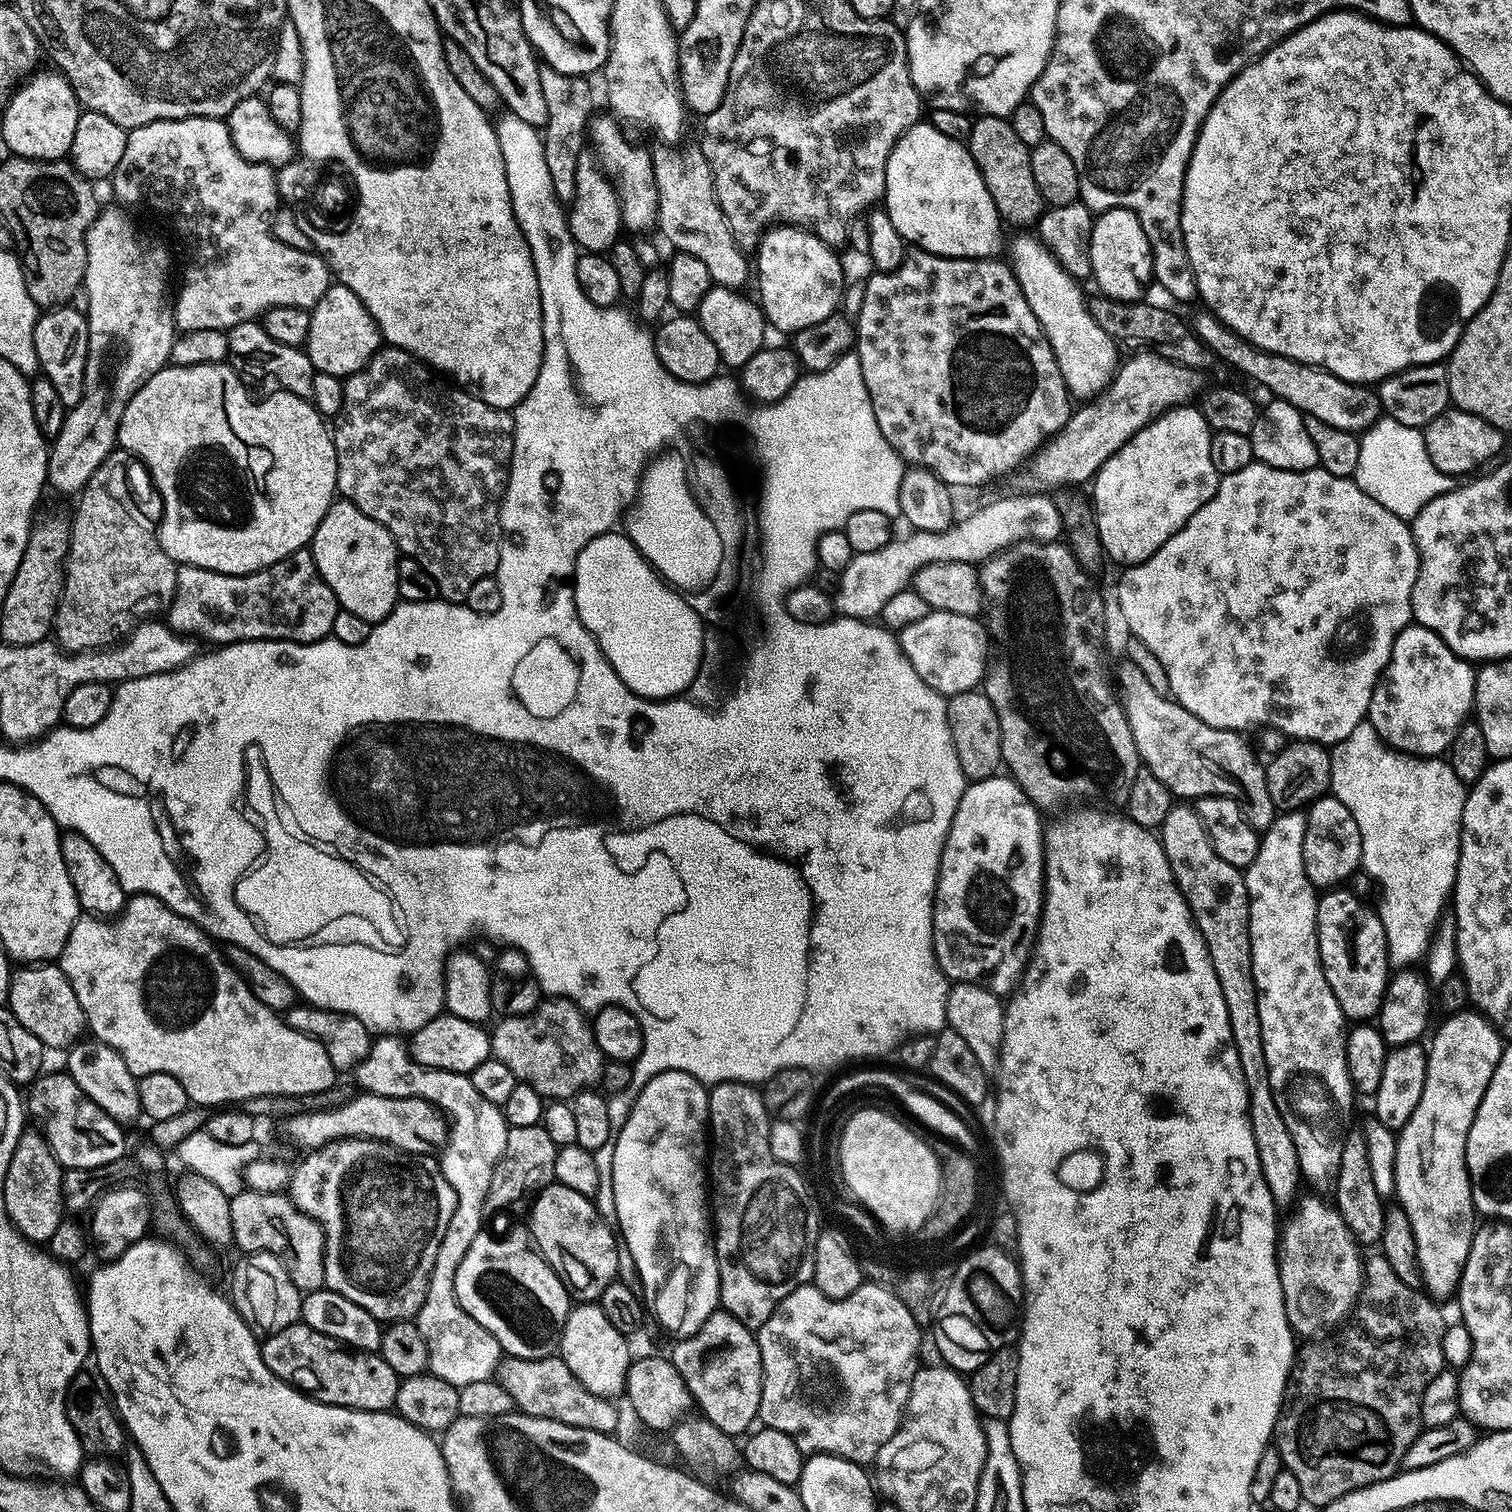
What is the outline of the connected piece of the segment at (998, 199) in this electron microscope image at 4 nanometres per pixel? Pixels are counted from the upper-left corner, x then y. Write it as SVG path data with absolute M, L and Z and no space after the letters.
M977 115L973 120L976 121L968 132L966 147L986 182L986 190L990 190L990 198L994 198L994 206L1001 221L1005 225L1035 225L1046 205L1042 194L1038 194L1037 184L1034 183L1034 170L1030 170L1031 151L1014 134L1010 119Z

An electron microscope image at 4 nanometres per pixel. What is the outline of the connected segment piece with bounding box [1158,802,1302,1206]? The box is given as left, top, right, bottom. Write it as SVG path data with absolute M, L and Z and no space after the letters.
M1177 803L1166 814L1158 829L1160 844L1172 867L1172 879L1186 898L1206 942L1214 962L1214 974L1218 974L1218 986L1222 986L1222 998L1226 998L1226 1014L1230 1014L1230 1030L1234 1034L1234 1046L1238 1046L1238 1062L1242 1062L1242 1074L1248 1087L1248 1117L1254 1130L1254 1146L1258 1146L1258 1162L1262 1162L1266 1186L1270 1186L1270 1194L1278 1206L1291 1205L1301 1191L1302 1177L1294 1138L1290 1138L1290 1130L1286 1130L1286 1121L1278 1111L1270 1090L1270 1070L1266 1066L1266 1050L1262 1046L1262 1022L1258 1022L1244 872L1218 858L1202 826L1202 818L1195 807L1188 805L1187 808L1184 804L1187 803Z

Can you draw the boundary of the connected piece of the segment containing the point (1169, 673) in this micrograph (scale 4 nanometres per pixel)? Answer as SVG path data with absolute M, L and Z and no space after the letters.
M1254 462L1250 466L1242 466L1242 470L1234 470L1234 474L1221 476L1220 485L1214 494L1214 498L1210 498L1210 502L1206 502L1206 506L1198 509L1186 522L1186 526L1182 526L1182 530L1178 530L1178 534L1171 536L1150 559L1142 561L1140 564L1125 567L1121 571L1124 573L1121 574L1120 581L1116 584L1116 600L1120 603L1120 612L1124 615L1124 620L1128 623L1129 630L1132 631L1131 635L1135 639L1142 641L1146 646L1150 646L1150 651L1154 653L1154 658L1158 658L1158 662L1162 662L1162 670L1166 670L1166 678L1170 678L1171 699L1175 700L1176 703L1183 706L1186 710L1190 710L1190 714L1194 714L1194 718L1198 718L1215 728L1231 728L1233 730L1260 727L1260 729L1263 729L1267 726L1269 729L1283 732L1285 737L1292 740L1312 740L1315 744L1331 746L1342 742L1342 738L1346 738L1354 730L1354 726L1365 723L1368 707L1370 706L1370 698L1374 694L1376 683L1381 680L1385 668L1388 667L1394 642L1398 638L1400 631L1413 623L1412 591L1414 590L1414 582L1418 578L1419 569L1420 555L1412 537L1409 521L1390 514L1390 510L1386 510L1386 506L1378 506L1378 502L1374 502L1374 498L1370 498L1370 494L1362 491L1356 484L1355 479L1347 476L1335 476L1319 466L1310 470L1295 472L1294 470L1278 470L1274 466L1266 466L1265 464Z

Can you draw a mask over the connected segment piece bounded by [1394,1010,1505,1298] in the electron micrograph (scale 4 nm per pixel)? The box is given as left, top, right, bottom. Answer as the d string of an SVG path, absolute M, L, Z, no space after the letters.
M1479 1010L1453 1011L1444 1017L1446 1018L1441 1022L1440 1029L1432 1036L1432 1048L1430 1044L1430 1047L1427 1049L1426 1086L1422 1086L1422 1098L1418 1098L1418 1106L1414 1106L1414 1114L1410 1114L1410 1122L1406 1122L1406 1126L1399 1129L1396 1136L1396 1192L1394 1196L1396 1200L1400 1199L1399 1207L1406 1214L1406 1218L1410 1218L1410 1226L1414 1230L1414 1242L1418 1242L1418 1260L1420 1262L1420 1272L1424 1278L1423 1285L1426 1287L1427 1295L1433 1298L1448 1296L1451 1292L1453 1295L1457 1291L1460 1285L1460 1275L1464 1273L1464 1263L1470 1254L1472 1240L1476 1236L1478 1213L1472 1201L1472 1187L1470 1186L1470 1178L1468 1177L1466 1150L1464 1147L1466 1146L1466 1138L1470 1134L1470 1126L1474 1122L1474 1114L1478 1114L1478 1106L1486 1094L1486 1086L1490 1086L1490 1078L1498 1066L1505 1046L1505 1041L1502 1039L1496 1025Z

